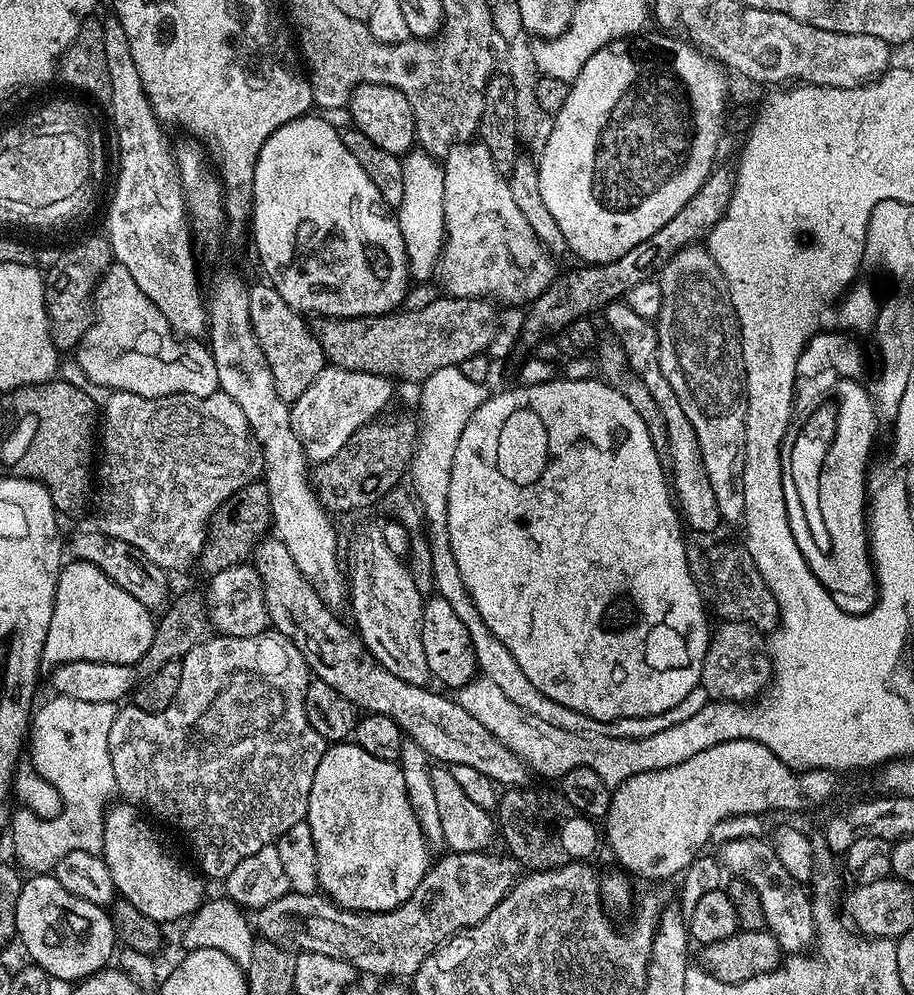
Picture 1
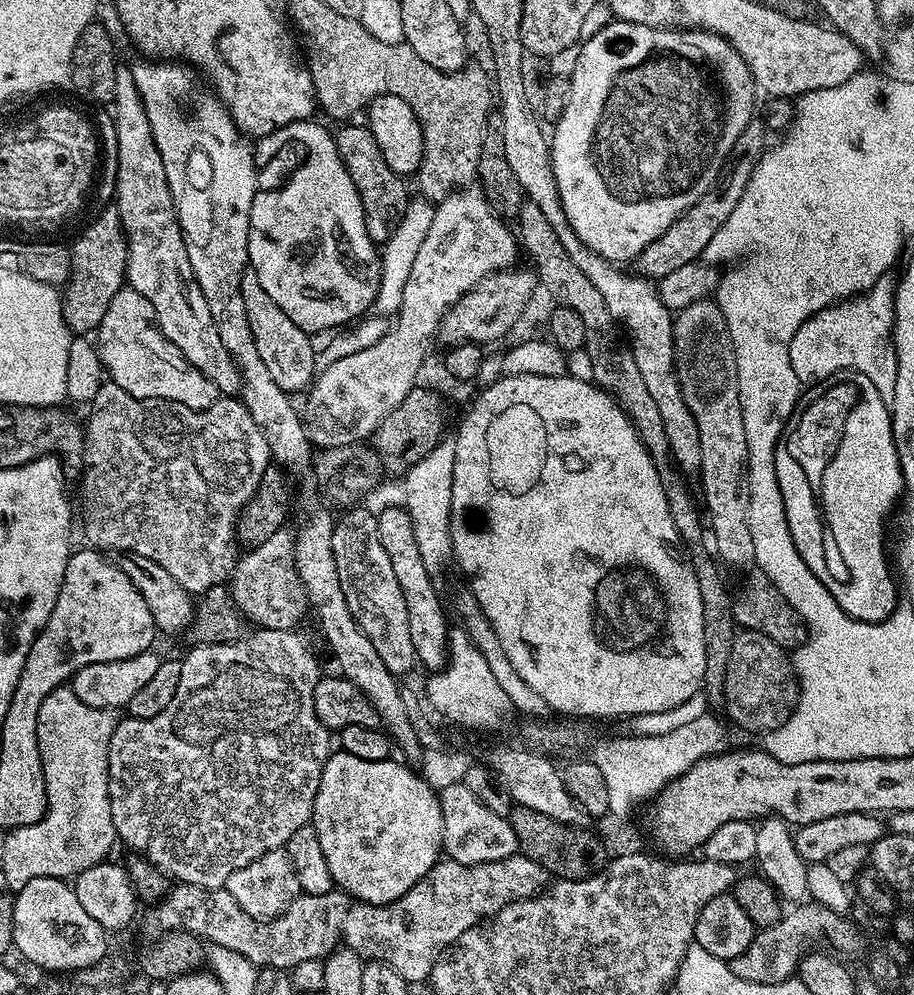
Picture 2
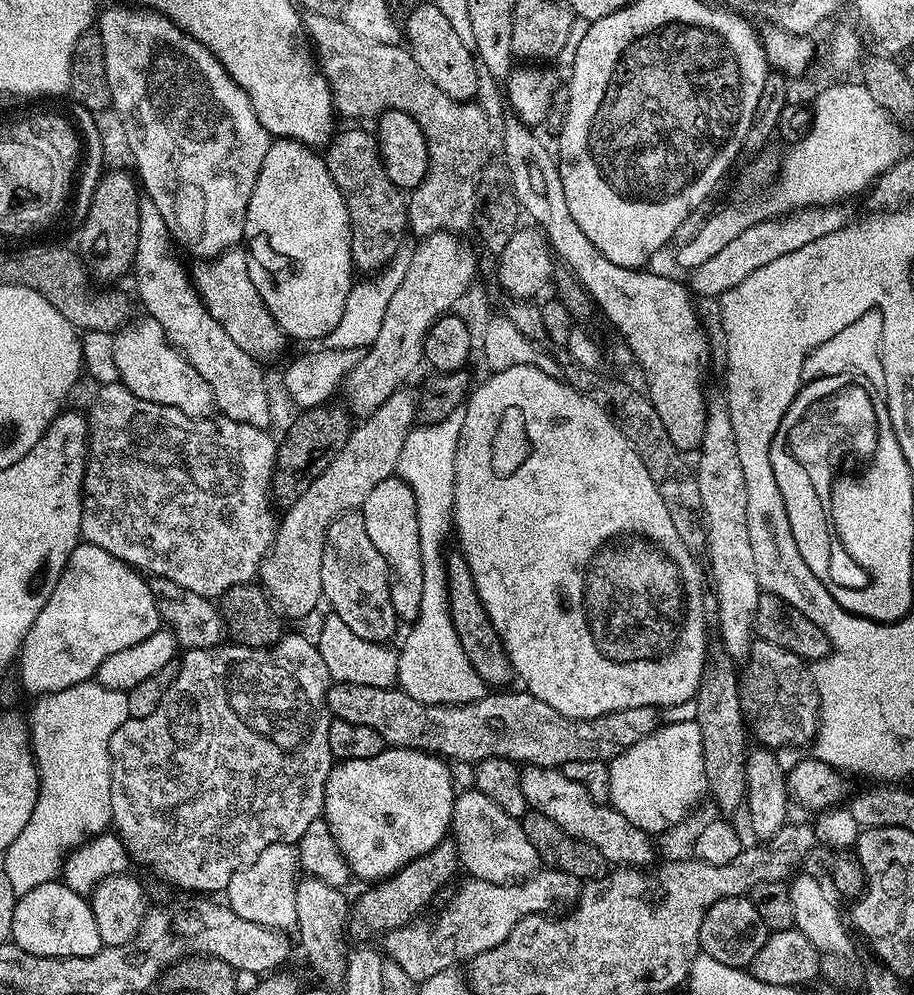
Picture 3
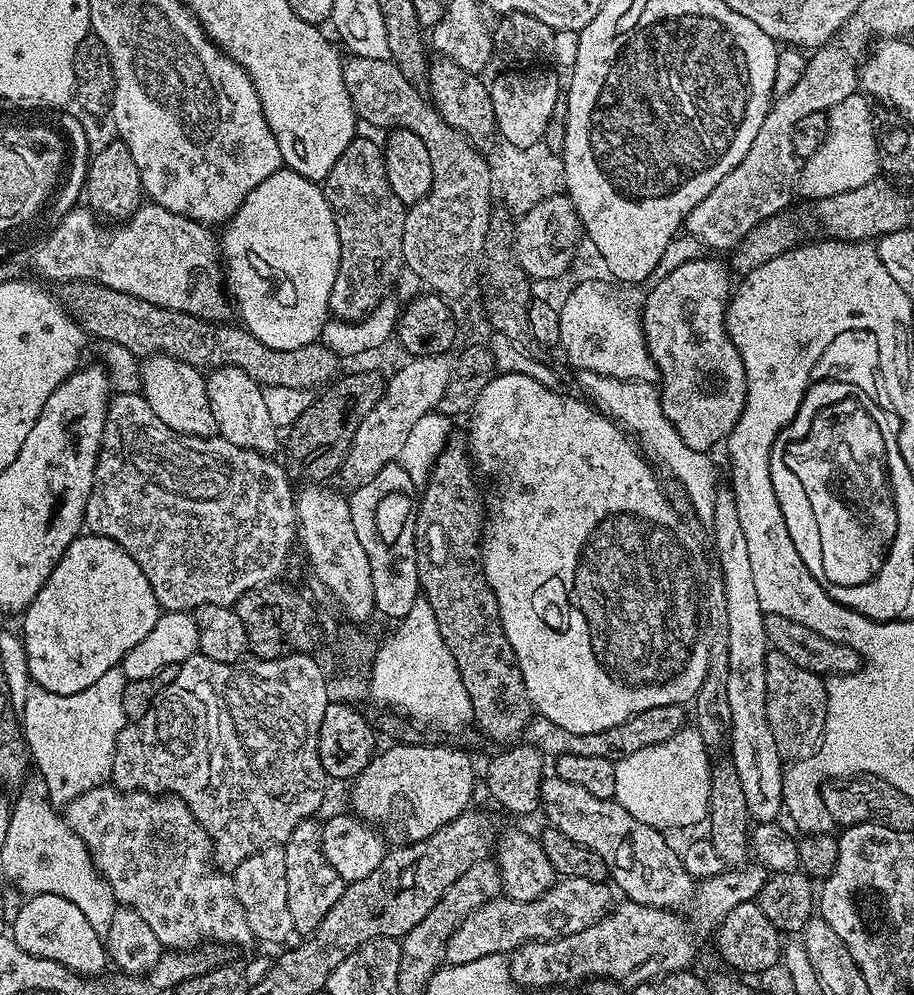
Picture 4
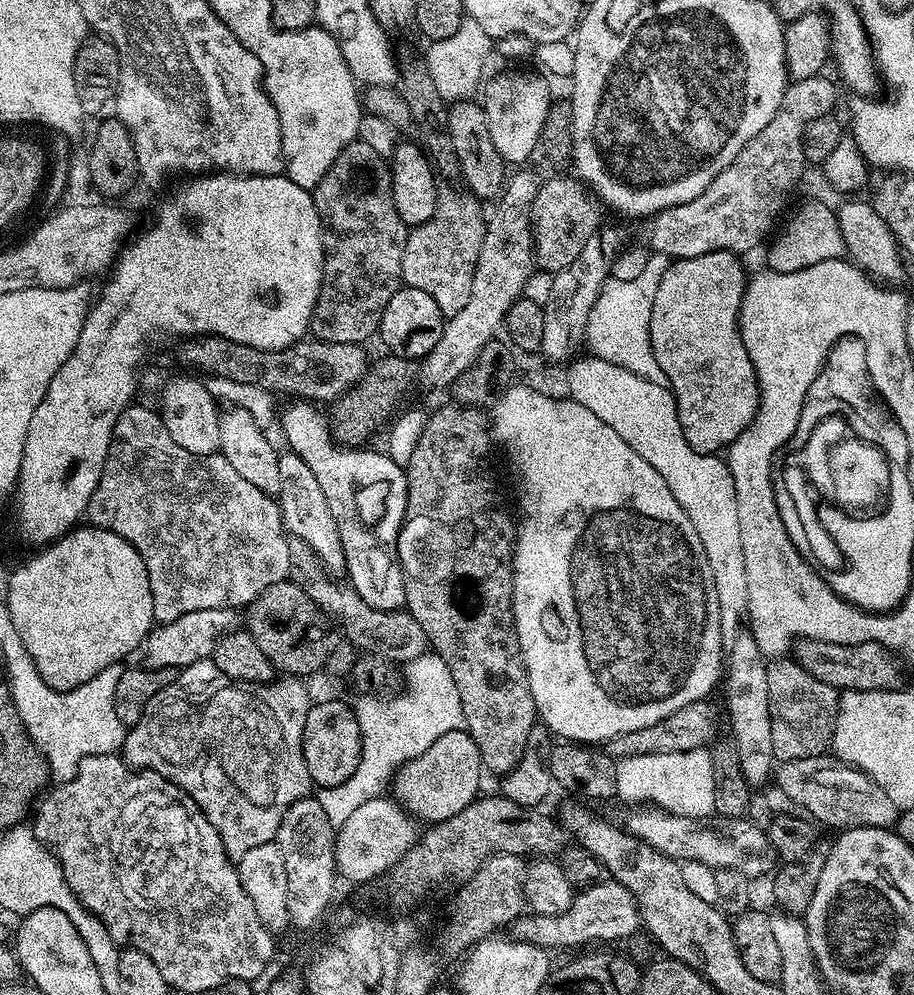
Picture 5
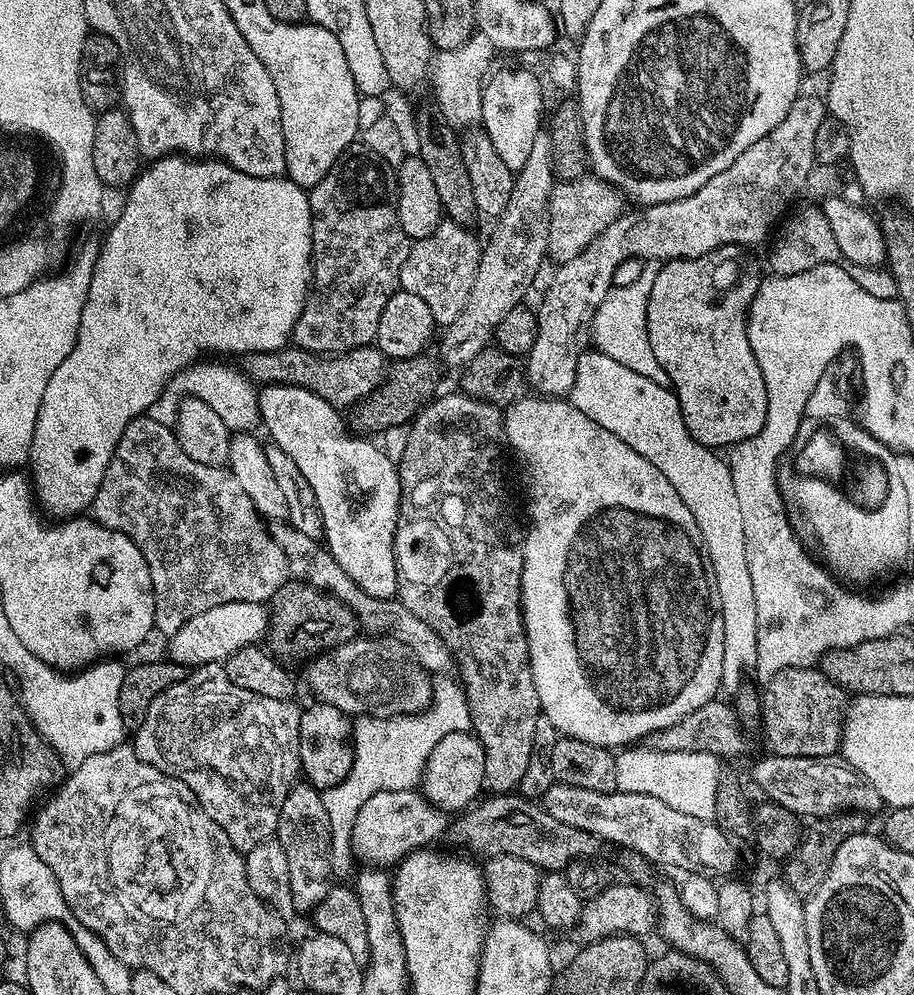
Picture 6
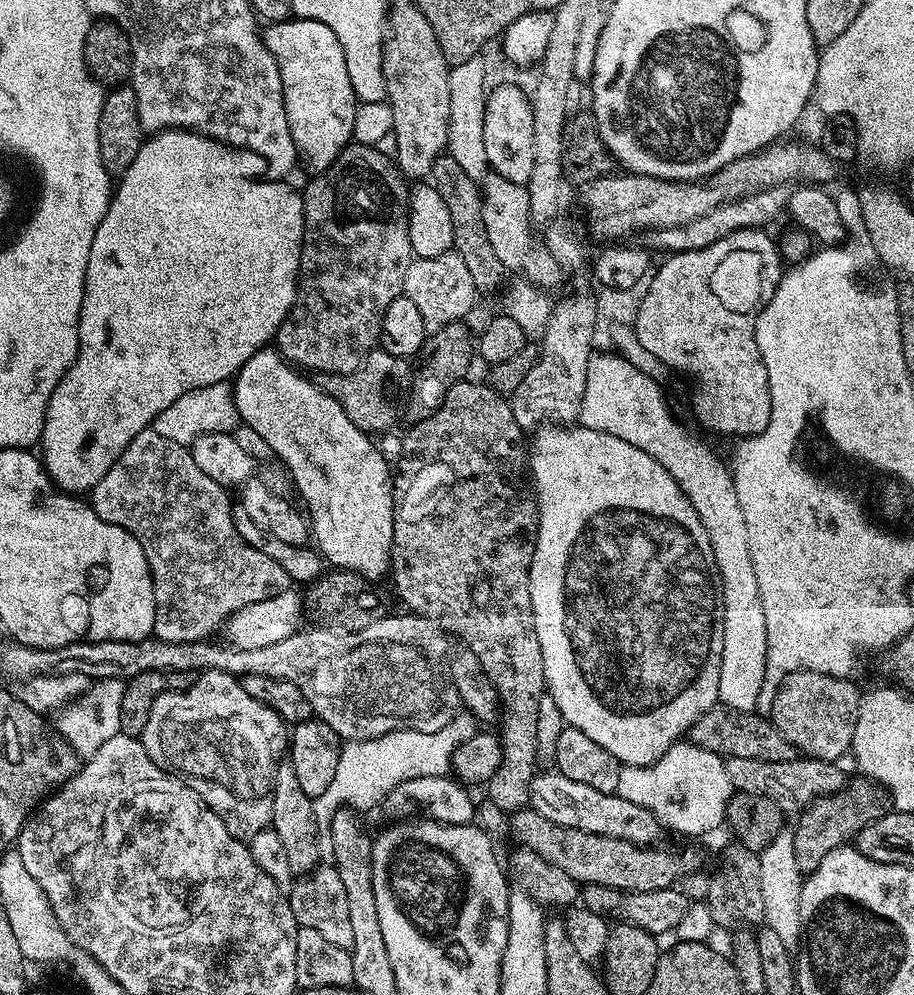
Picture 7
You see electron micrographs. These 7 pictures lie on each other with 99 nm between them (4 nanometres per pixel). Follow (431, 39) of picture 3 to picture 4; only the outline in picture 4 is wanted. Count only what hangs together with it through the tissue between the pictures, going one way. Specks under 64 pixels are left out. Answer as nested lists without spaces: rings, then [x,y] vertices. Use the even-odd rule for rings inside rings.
[[[436,58],[428,66],[426,92],[444,121],[454,126],[454,130],[461,132],[478,151],[488,154],[497,135],[496,119],[489,85],[483,84],[480,79],[477,73],[462,70],[462,66],[458,66],[452,60]]]

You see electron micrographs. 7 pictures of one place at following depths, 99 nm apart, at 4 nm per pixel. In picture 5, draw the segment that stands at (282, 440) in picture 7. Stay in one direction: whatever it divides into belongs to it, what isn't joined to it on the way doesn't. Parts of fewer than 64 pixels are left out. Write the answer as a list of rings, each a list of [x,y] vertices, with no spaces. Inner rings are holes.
[[[292,402],[288,409],[283,409],[282,415],[279,417],[278,425],[284,431],[284,436],[288,439],[287,447],[294,454],[298,454],[302,458],[302,462],[306,462],[306,466],[310,466],[314,478],[318,478],[318,486],[322,486],[322,492],[326,494],[326,502],[330,505],[330,514],[334,514],[334,522],[338,526],[338,534],[342,538],[342,550],[346,554],[346,574],[350,579],[352,589],[362,598],[362,602],[370,602],[370,606],[374,606],[376,610],[394,610],[395,608],[403,609],[405,607],[404,599],[406,598],[406,586],[404,585],[404,571],[400,565],[398,558],[398,538],[400,531],[404,525],[404,515],[406,514],[406,506],[408,505],[408,473],[401,465],[398,465],[388,457],[383,451],[380,452],[364,452],[368,450],[357,450],[347,447],[332,439],[332,430],[328,427],[327,415],[322,411],[319,412],[317,405],[312,402]]]

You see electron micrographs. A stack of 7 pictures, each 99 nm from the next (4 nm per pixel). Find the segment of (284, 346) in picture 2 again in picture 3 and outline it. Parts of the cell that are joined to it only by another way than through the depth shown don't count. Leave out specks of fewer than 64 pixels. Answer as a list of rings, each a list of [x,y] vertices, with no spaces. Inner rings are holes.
[[[237,246],[223,252],[221,256],[200,262],[196,269],[191,269],[190,279],[195,287],[196,293],[200,295],[200,301],[204,309],[213,316],[246,350],[246,354],[255,356],[257,361],[265,362],[271,356],[276,356],[284,348],[286,337],[283,330],[274,322],[266,302],[262,302],[262,294],[258,294],[258,286],[250,278],[249,255],[243,247]]]

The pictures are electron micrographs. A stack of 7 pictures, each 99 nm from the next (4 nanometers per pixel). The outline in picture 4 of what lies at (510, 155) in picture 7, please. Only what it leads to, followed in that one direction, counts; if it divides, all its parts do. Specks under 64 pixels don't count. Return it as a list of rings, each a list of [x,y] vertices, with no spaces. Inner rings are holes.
[[[543,67],[533,68],[533,72],[504,72],[490,84],[497,133],[518,148],[530,148],[543,141],[546,122],[554,114],[554,102],[562,98],[562,80],[560,84],[554,73],[540,69]]]

